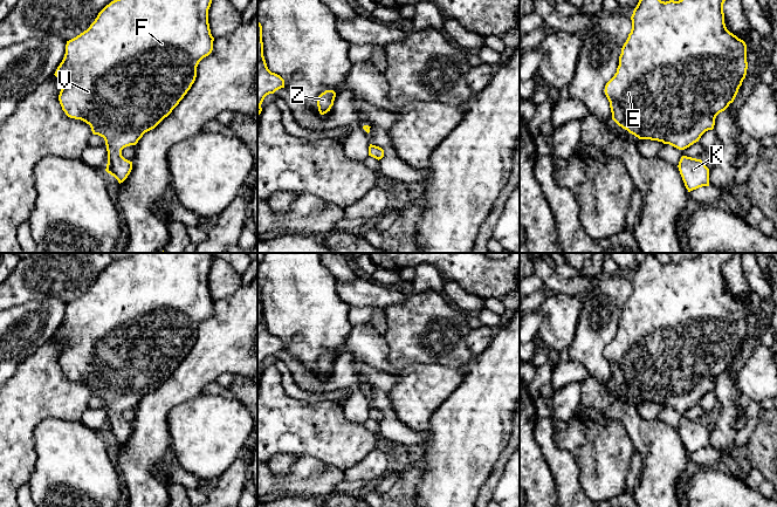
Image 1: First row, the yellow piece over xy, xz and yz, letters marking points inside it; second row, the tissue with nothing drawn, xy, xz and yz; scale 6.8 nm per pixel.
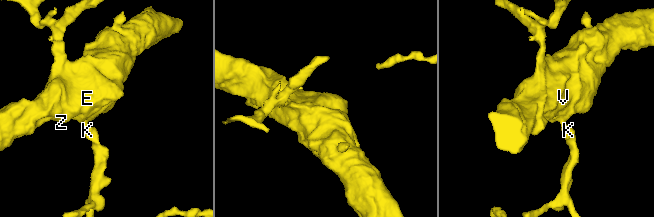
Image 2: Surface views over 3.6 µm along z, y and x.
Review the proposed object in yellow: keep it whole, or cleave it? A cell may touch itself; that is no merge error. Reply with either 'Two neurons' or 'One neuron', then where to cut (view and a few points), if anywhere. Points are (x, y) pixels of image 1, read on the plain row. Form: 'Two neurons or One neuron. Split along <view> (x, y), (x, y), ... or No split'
One neuron. No split

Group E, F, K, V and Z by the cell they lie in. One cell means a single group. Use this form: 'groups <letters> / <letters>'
groups E F K V Z

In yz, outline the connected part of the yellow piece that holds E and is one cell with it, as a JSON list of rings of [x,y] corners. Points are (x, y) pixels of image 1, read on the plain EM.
[[[644,253],[642,260],[639,262],[637,269],[631,279],[632,292],[628,296],[626,304],[621,310],[619,318],[619,328],[614,338],[605,348],[605,357],[610,364],[612,375],[612,382],[623,391],[634,397],[639,402],[651,402],[669,406],[679,412],[685,412],[699,404],[701,398],[713,392],[715,388],[716,378],[724,374],[730,365],[734,364],[740,349],[747,337],[748,324],[747,324],[747,307],[743,302],[730,295],[724,286],[723,266],[729,261],[736,253],[700,253],[694,259],[685,259],[679,263],[669,262],[661,263],[656,256]]]

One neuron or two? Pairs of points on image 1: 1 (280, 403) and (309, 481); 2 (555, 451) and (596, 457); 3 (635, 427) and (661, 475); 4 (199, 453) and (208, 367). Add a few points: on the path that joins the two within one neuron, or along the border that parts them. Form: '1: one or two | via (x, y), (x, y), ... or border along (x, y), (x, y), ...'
1: two | border along (297, 456), (314, 456), (327, 464)
2: two | border along (554, 432), (554, 442), (572, 457), (579, 479)
3: one | via (648, 437), (661, 450), (661, 463)
4: two | border along (200, 394), (174, 405)

